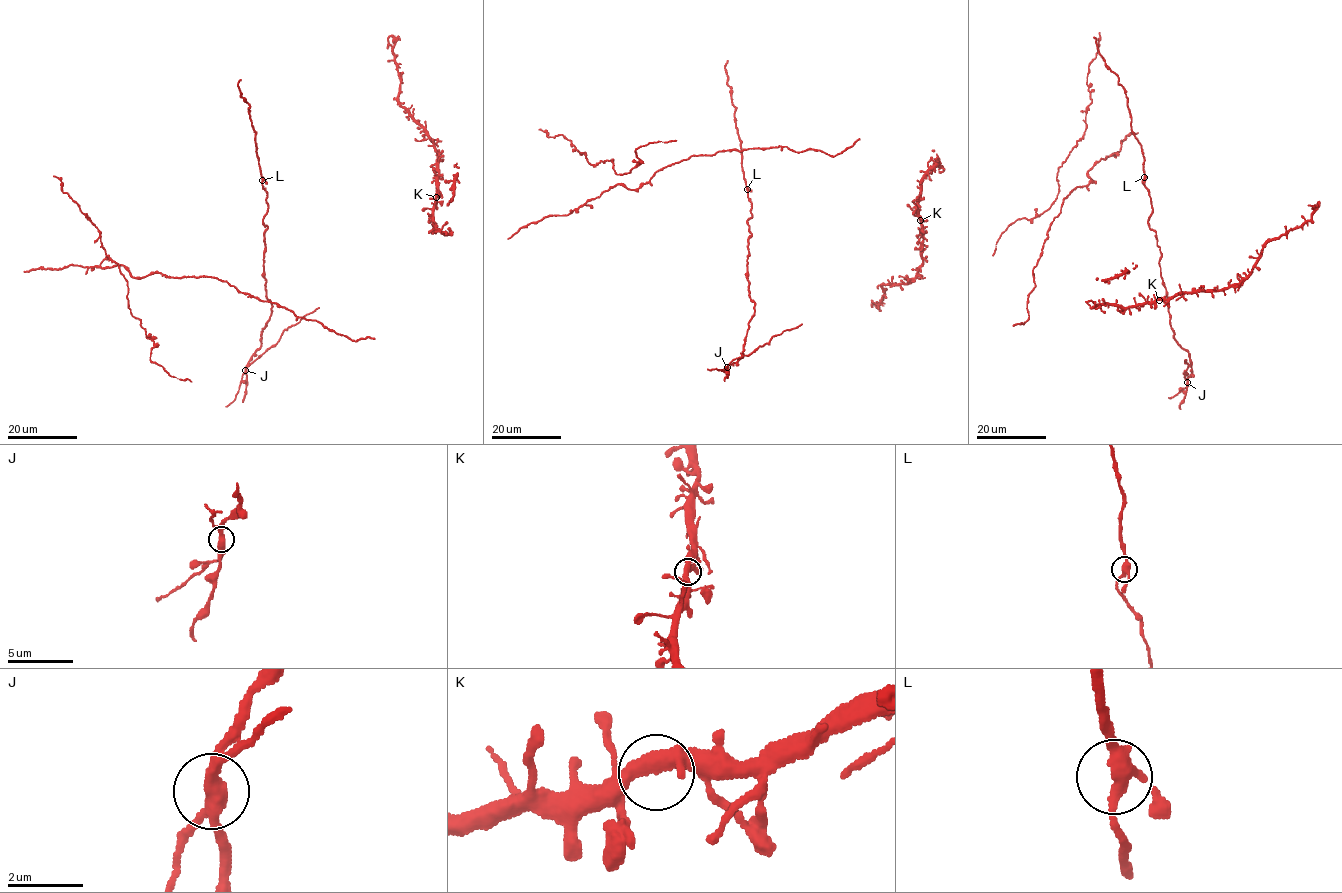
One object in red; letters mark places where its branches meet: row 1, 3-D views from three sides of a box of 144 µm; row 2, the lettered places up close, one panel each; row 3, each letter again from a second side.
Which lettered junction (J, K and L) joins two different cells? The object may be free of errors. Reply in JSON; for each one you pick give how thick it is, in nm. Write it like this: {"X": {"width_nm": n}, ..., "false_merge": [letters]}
{"J": {"width_nm": 340}, "false_merge": ["J"]}

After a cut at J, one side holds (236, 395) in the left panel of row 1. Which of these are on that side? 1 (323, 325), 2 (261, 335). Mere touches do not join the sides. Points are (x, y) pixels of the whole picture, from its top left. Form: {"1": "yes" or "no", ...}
{"1": "no", "2": "no"}

